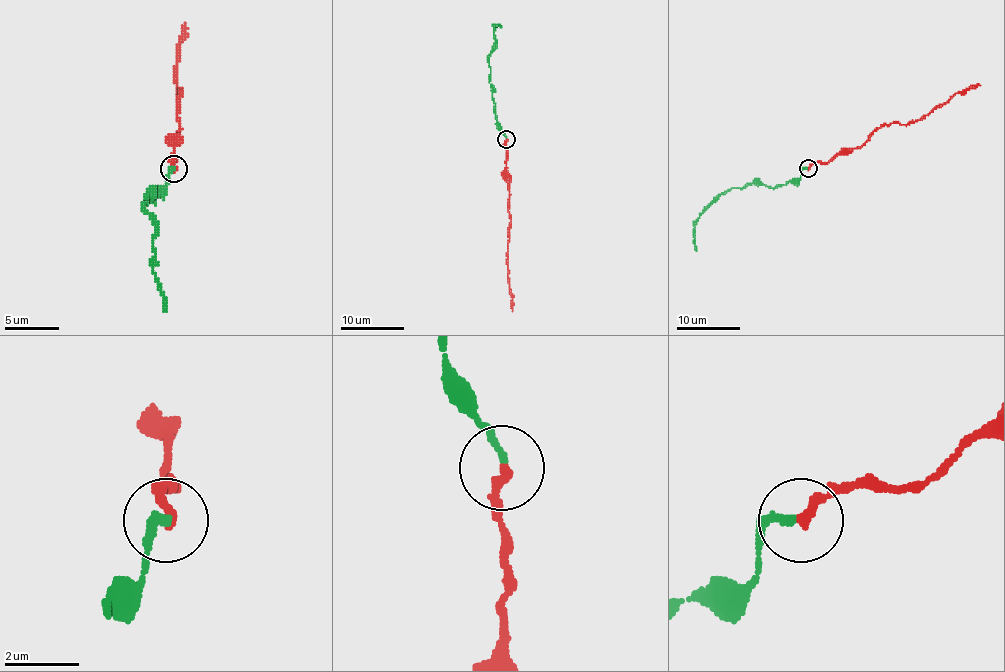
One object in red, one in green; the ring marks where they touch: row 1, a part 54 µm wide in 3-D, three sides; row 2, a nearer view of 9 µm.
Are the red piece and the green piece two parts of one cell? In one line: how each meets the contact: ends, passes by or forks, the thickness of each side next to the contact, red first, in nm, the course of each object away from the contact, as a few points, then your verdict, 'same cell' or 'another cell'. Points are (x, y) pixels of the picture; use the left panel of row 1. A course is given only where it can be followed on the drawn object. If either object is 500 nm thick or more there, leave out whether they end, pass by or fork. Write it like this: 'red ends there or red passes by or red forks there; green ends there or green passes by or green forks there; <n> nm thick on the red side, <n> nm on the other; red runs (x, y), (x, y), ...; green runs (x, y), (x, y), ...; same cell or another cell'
red ends there; green ends there; 280 nm thick on the red side, 180 nm on the other; red runs (174, 170), (174, 145), (179, 132), (177, 99), (182, 93), (177, 85), (179, 39), (185, 26); green runs (174, 170), (169, 172), (155, 202), (147, 194), (144, 208), (155, 227), (152, 267), (166, 311); same cell

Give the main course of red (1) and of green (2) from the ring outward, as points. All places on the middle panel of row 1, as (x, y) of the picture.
1: (506, 139), (508, 210), (511, 216), (508, 253), (512, 311)
2: (506, 138), (495, 115), (489, 55), (495, 44), (493, 25), (501, 27)

